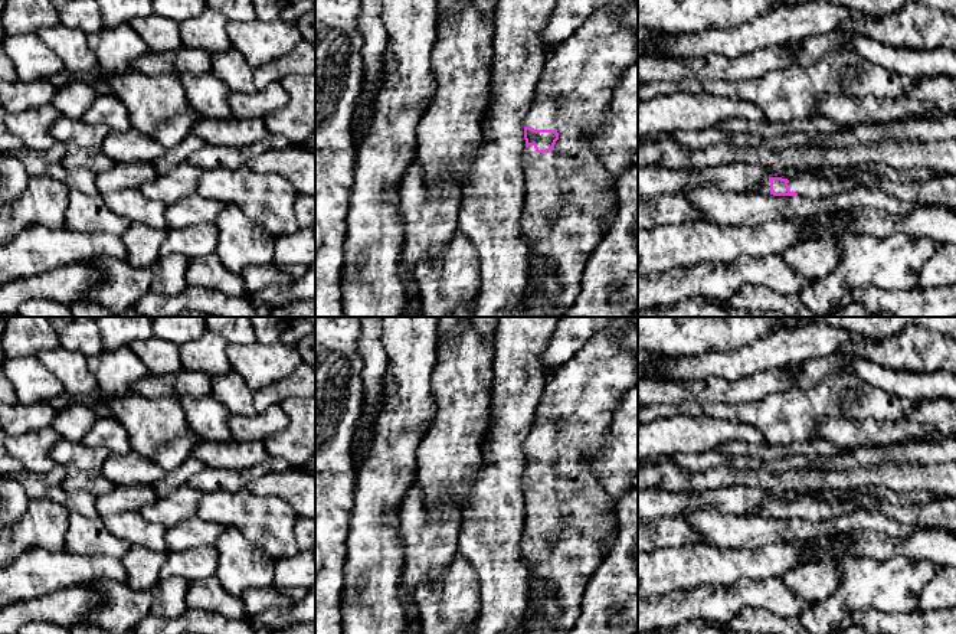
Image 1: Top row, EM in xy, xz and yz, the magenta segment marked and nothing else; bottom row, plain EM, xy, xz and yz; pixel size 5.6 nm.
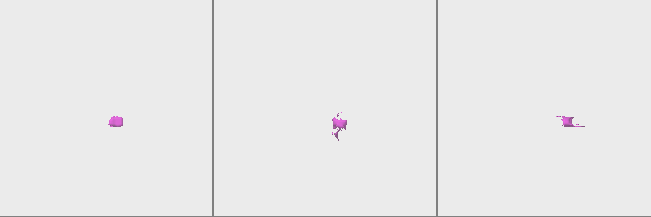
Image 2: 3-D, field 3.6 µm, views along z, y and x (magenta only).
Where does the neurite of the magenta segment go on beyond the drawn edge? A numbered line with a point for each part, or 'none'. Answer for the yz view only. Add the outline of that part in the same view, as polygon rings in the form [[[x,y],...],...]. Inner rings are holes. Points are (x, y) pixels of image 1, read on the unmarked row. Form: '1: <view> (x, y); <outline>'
1: yz (763, 510); [[[763,500],[756,512],[756,516],[770,517],[770,504],[769,500]]]
2: yz (940, 515); [[[803,496],[788,506],[789,513],[796,514],[802,522],[831,520],[855,509],[883,513],[900,524],[956,533],[956,497],[937,499],[926,504],[894,504],[872,496],[841,501],[824,501]]]

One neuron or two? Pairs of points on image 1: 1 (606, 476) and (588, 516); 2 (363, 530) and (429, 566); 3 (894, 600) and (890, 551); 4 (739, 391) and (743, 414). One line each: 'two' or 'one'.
1: two
2: two
3: two
4: two

